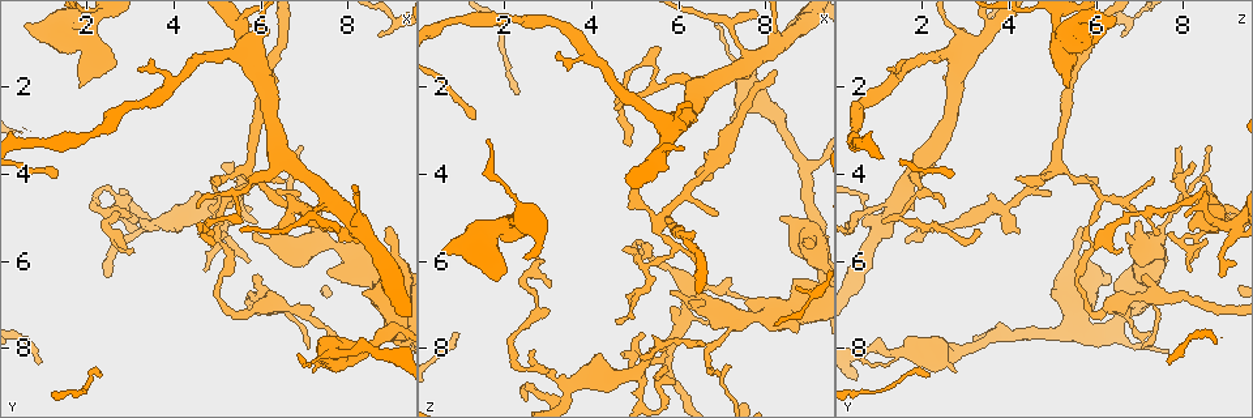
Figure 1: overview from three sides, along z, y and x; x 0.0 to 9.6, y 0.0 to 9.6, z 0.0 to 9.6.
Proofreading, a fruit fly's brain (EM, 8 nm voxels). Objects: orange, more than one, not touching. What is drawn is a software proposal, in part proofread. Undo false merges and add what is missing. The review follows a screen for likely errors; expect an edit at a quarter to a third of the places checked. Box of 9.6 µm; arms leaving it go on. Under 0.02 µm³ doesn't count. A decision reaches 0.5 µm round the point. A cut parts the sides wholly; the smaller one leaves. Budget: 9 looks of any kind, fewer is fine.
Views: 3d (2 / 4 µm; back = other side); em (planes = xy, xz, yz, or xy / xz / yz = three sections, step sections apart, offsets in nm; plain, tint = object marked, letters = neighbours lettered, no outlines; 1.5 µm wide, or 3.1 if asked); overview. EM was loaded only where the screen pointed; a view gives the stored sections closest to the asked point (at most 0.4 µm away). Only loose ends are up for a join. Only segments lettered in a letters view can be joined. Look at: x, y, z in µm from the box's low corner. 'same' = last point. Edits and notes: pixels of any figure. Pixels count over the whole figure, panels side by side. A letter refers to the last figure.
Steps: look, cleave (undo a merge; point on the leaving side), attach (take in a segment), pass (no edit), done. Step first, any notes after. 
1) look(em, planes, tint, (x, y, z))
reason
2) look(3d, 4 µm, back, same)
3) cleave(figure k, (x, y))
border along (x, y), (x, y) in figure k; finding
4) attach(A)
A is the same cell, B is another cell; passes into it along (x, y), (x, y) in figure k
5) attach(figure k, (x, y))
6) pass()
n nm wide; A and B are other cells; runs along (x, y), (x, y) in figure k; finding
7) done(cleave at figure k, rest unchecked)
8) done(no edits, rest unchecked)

look(em, planes, letters, (5.00, 4.15, 7.35))
thin end

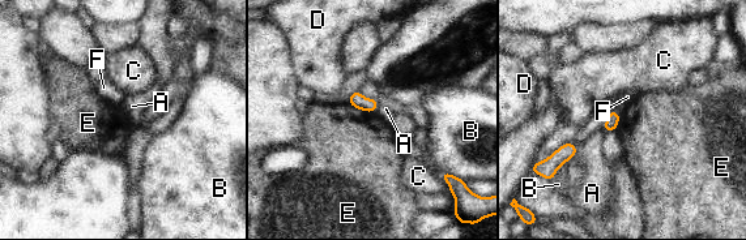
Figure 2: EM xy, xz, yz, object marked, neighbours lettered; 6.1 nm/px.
pass()
A touches over 190 nm; A, B, C, D, E and F are other cells; border along (578, 149), (557, 170) in figure 2; no lettered segment goes on from it

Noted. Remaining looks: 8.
look(em, planes, letters, (2.50, 6.30, 8.85))
branch stops here

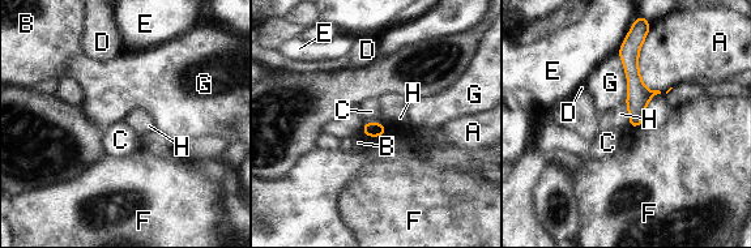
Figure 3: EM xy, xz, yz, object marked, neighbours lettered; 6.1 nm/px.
pass()
A, B, C, D, E, F, G and H are other cells; runs along (627, 41), (635, 82), (635, 123) in figure 3; no lettered segment goes on from it

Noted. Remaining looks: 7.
look(em, xy, step 8, letters, (6.90, 3.35, 8.50))
free end

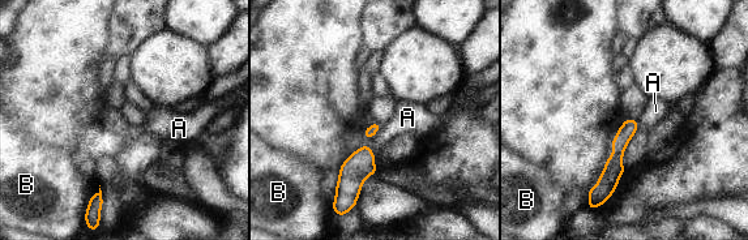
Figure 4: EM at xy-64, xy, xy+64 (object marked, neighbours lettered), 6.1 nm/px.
pass()
A and B are other cells; border along (383, 125), (371, 140) in figure 4; no lettered segment goes on from it

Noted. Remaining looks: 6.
look(em, planes, letters, (2.45, 4.40, 8.50))
sharp bend

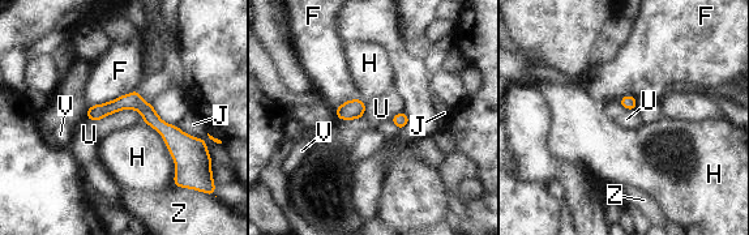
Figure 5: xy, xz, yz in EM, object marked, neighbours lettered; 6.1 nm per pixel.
pass()
H touches over 440 nm; F, H, J, U, V and Z are other cells; one cell here

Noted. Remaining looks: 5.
done(no edits, rest unchecked)

